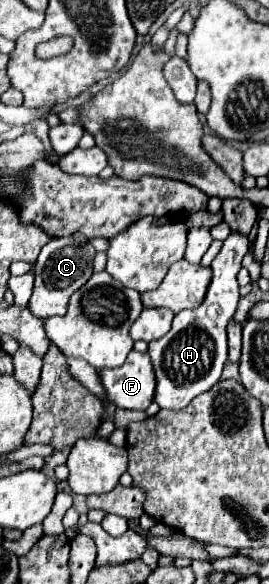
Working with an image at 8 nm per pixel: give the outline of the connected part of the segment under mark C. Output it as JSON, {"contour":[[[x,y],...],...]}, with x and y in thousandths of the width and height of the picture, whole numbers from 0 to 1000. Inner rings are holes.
{"contour":[[[271,404],[197,408],[182,418],[167,418],[130,449],[130,493],[123,493],[123,507],[108,514],[115,534],[138,545],[234,541],[249,534],[257,507],[338,476],[346,438],[353,438],[353,425],[331,414],[316,414],[316,418],[279,414]]]}

